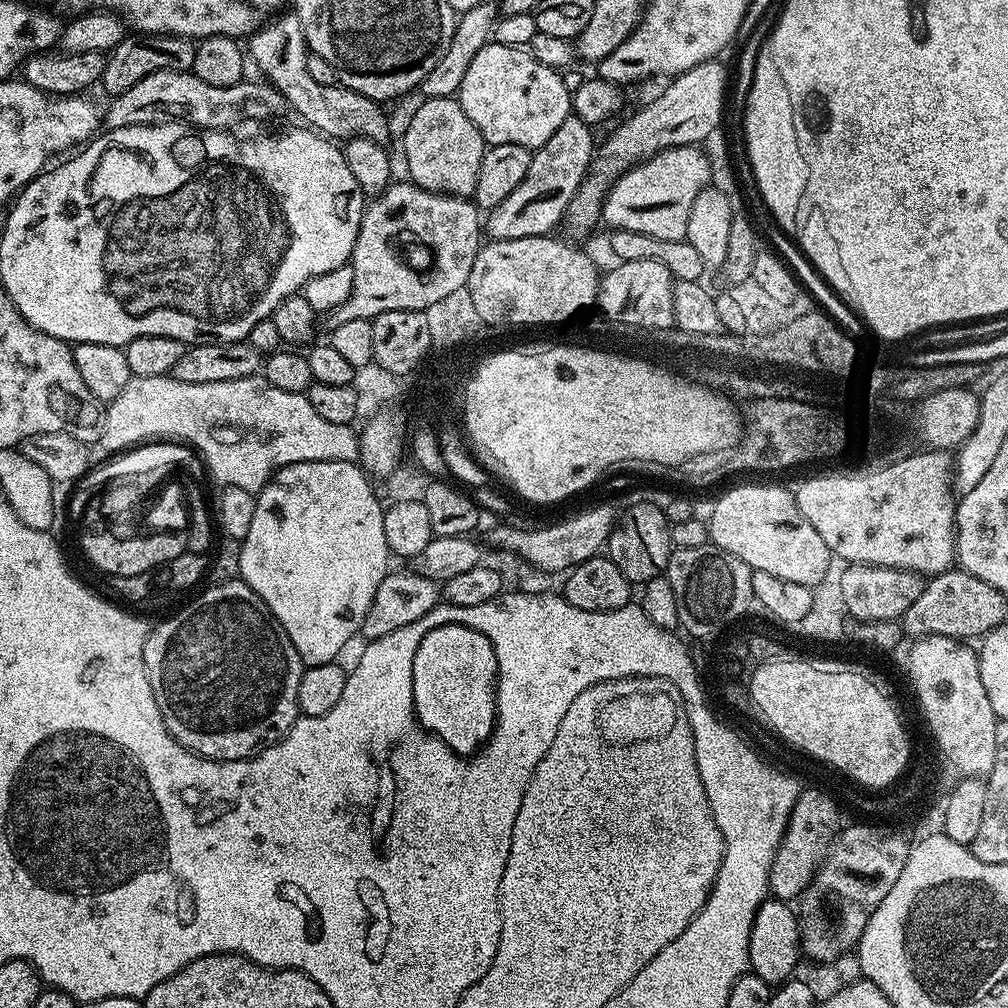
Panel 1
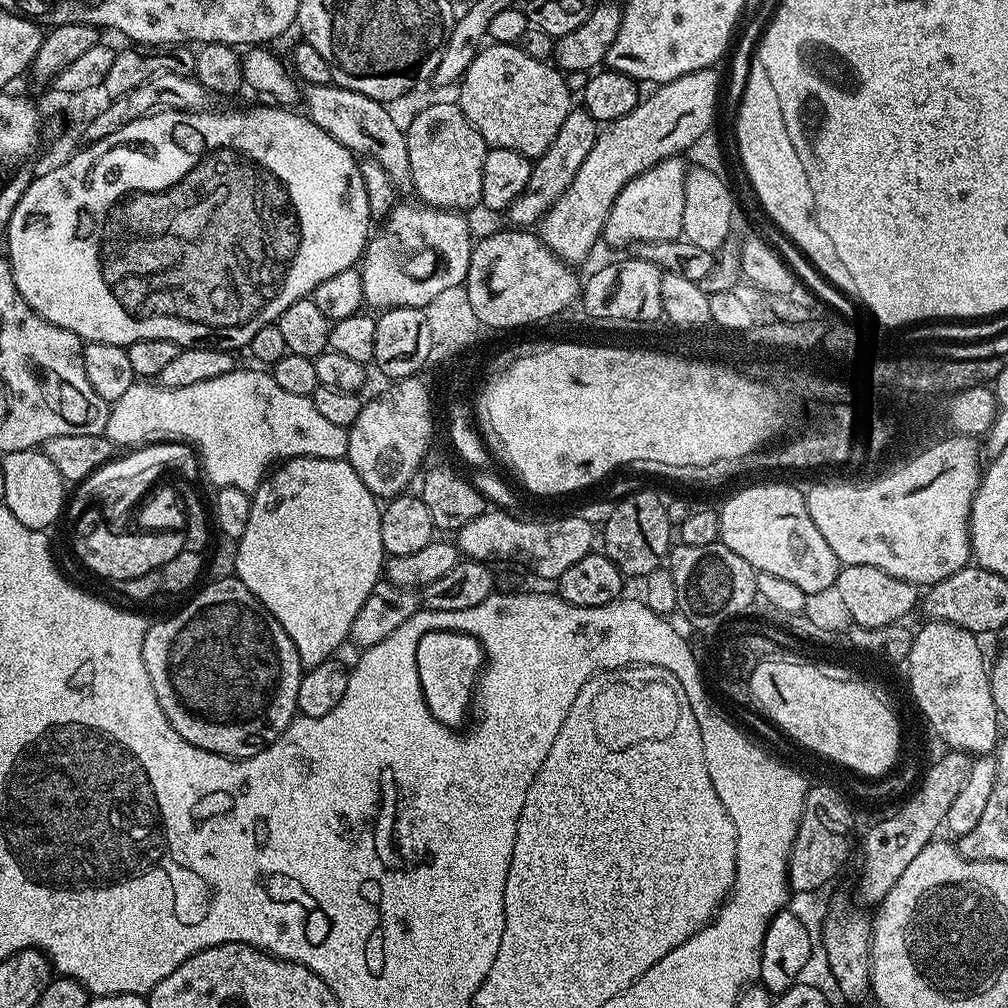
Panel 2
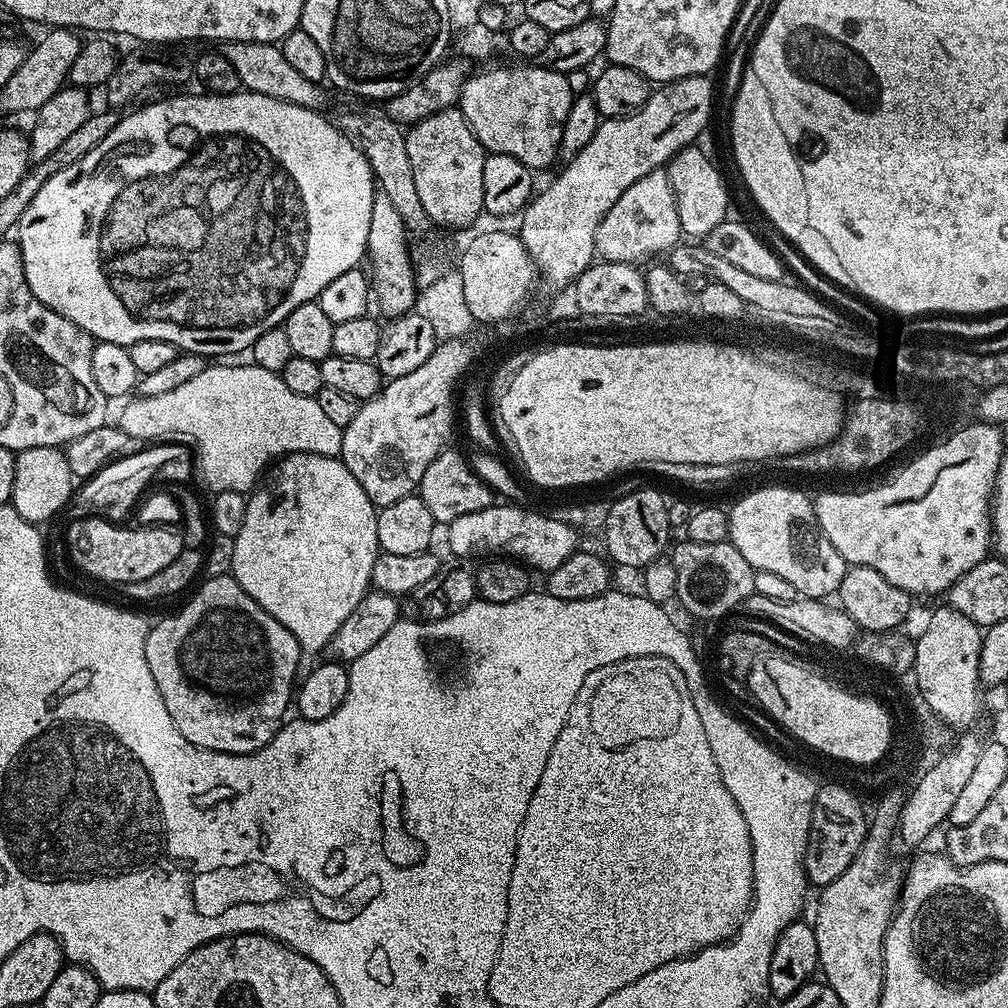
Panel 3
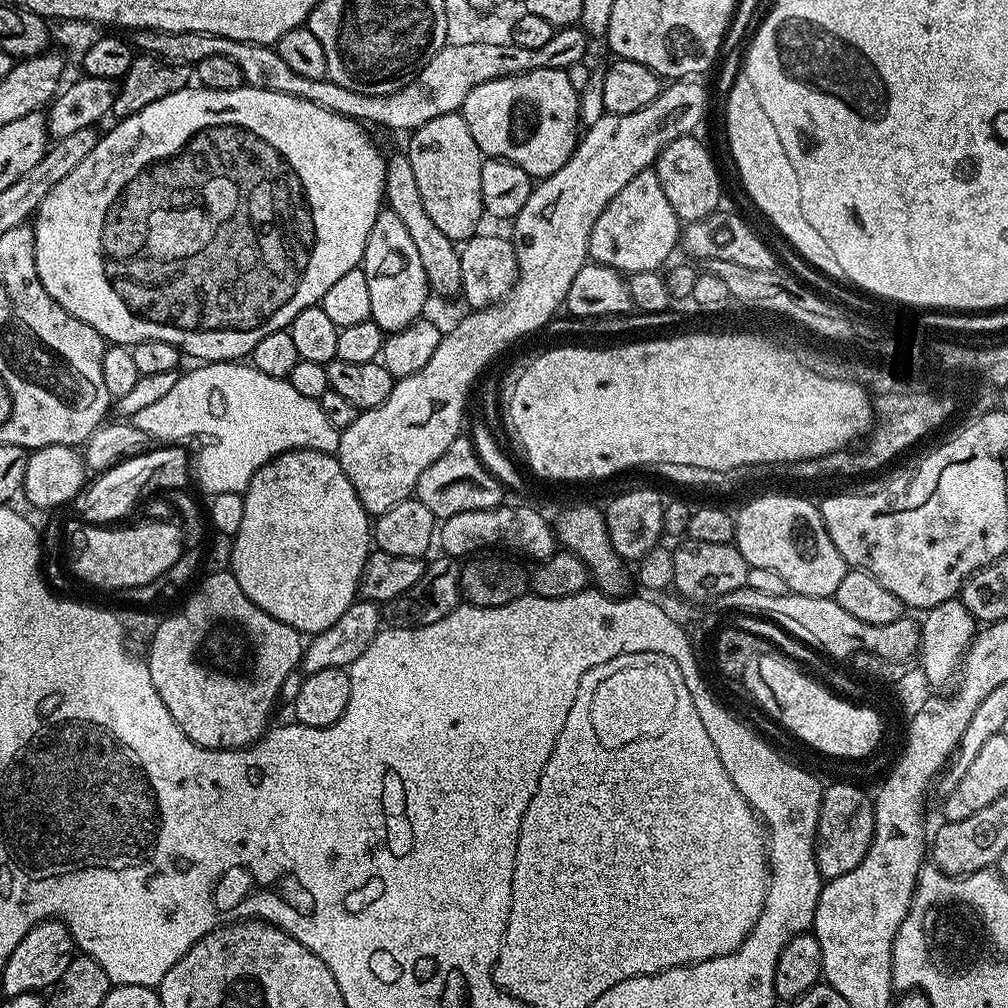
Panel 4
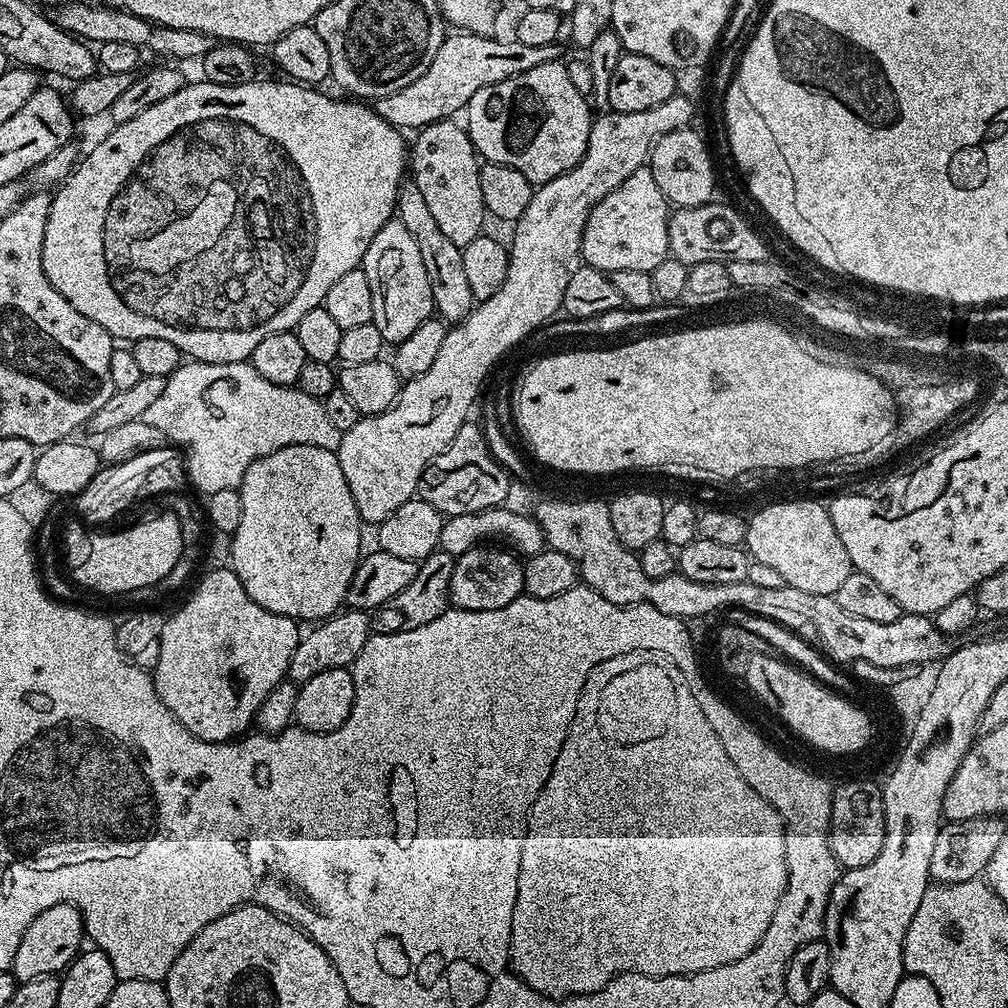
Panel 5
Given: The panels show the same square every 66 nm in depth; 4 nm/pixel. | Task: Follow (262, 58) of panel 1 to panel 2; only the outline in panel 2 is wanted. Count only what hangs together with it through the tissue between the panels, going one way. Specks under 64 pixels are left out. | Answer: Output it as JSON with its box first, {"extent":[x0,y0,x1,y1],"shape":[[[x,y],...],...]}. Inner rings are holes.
{"extent":[302,84,412,189],"shape":[[[309,84],[302,92],[303,111],[309,120],[313,120],[330,138],[334,138],[342,146],[346,146],[357,157],[378,162],[386,172],[390,182],[397,189],[407,189],[412,182],[410,174],[410,150],[408,137],[402,124],[399,124],[385,105],[374,98],[366,98],[366,94],[358,94],[354,90],[339,88],[337,84]]]}

